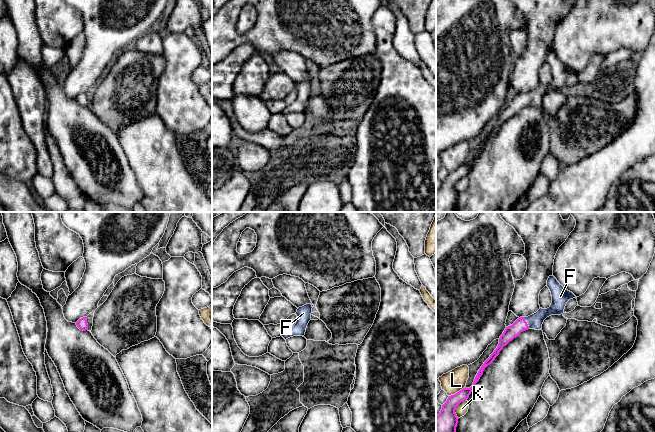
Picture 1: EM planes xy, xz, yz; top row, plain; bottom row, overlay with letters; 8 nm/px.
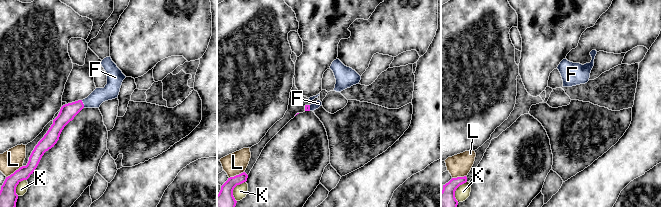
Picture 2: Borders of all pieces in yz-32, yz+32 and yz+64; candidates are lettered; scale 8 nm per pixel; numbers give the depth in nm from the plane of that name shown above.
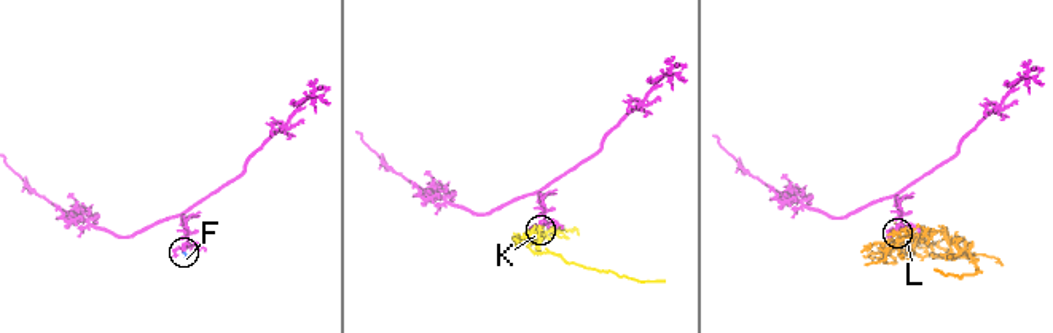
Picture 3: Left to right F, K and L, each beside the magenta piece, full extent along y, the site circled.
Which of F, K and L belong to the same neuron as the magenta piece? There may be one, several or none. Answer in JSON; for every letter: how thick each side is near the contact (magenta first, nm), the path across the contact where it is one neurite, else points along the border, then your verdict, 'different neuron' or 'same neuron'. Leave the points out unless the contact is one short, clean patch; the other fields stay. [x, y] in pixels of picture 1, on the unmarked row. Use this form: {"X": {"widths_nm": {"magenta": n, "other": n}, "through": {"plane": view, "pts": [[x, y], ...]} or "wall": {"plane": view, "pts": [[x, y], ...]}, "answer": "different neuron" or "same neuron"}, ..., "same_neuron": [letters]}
{"F": {"widths_nm": {"magenta": 110, "other": 120}, "through": {"plane": "yz", "pts": [[520, 101], [526, 99], [534, 97]]}, "answer": "same neuron"}, "K": {"widths_nm": {"magenta": 280, "other": 90}, "answer": "different neuron"}, "L": {"widths_nm": {"magenta": 180, "other": 180}, "answer": "different neuron"}, "same_neuron": ["F"]}

